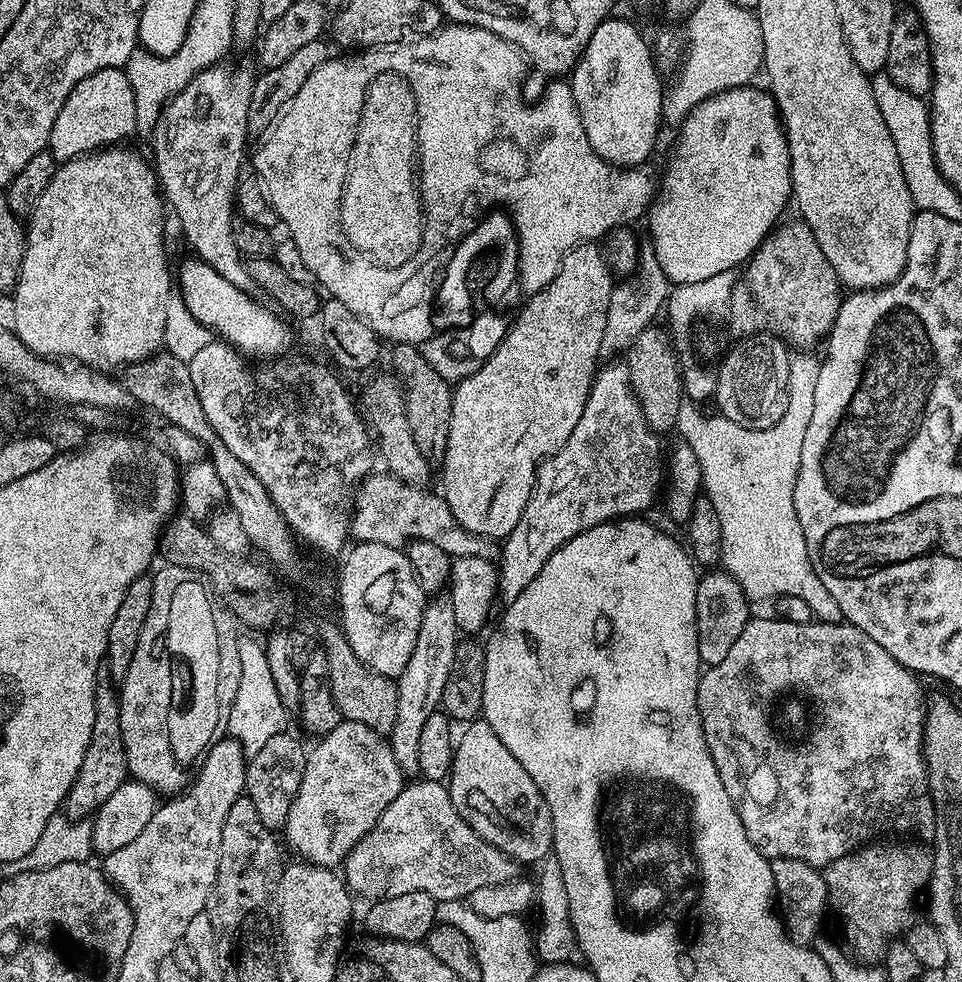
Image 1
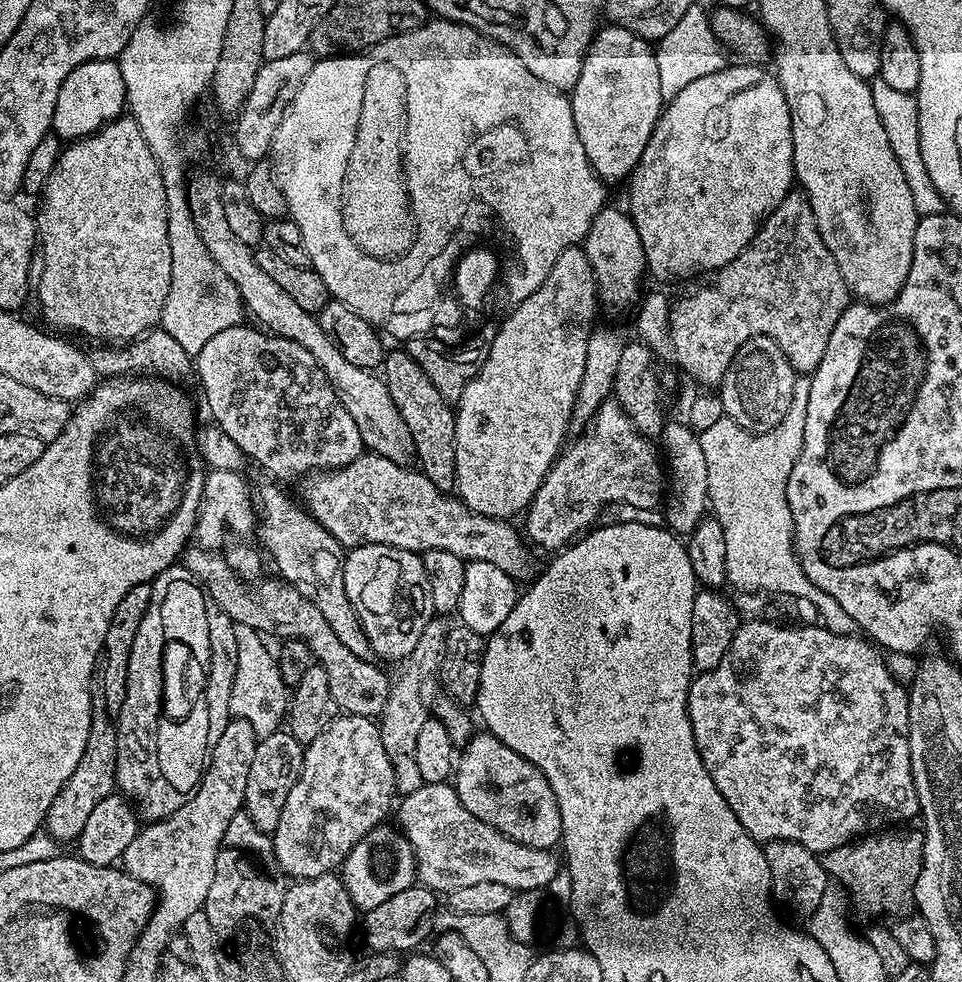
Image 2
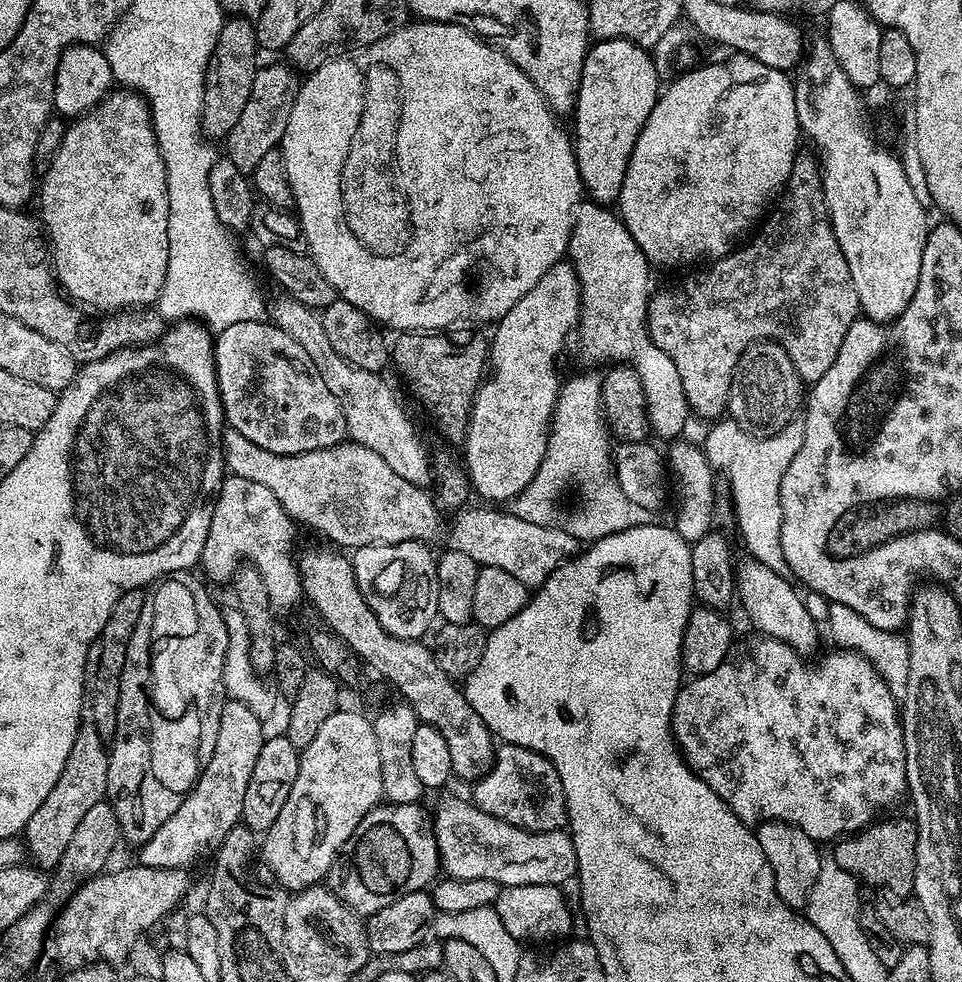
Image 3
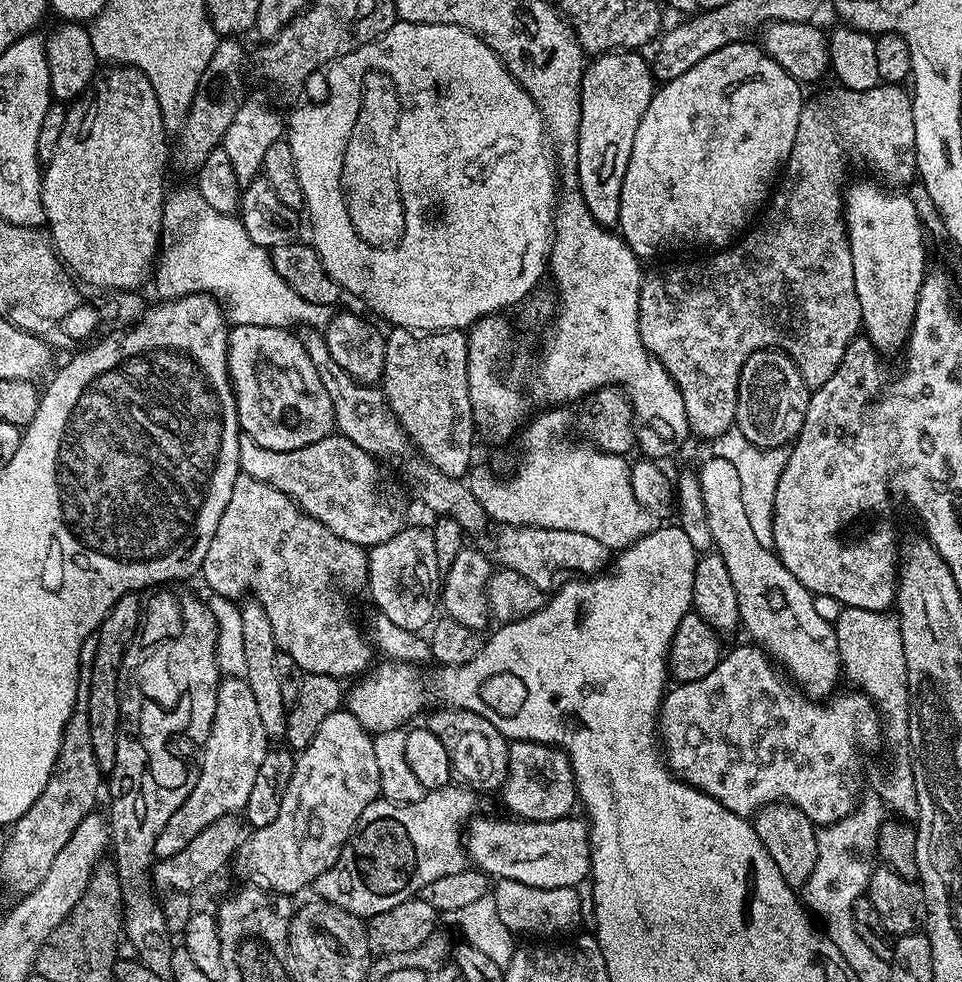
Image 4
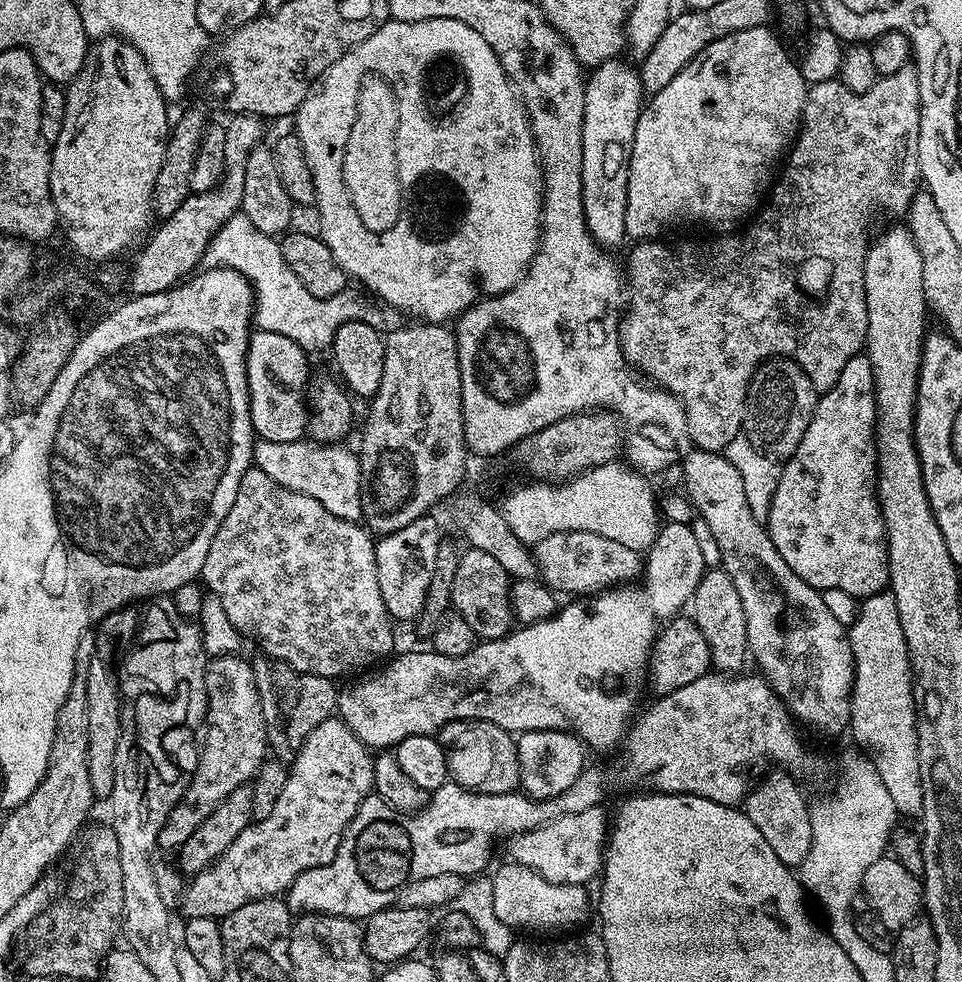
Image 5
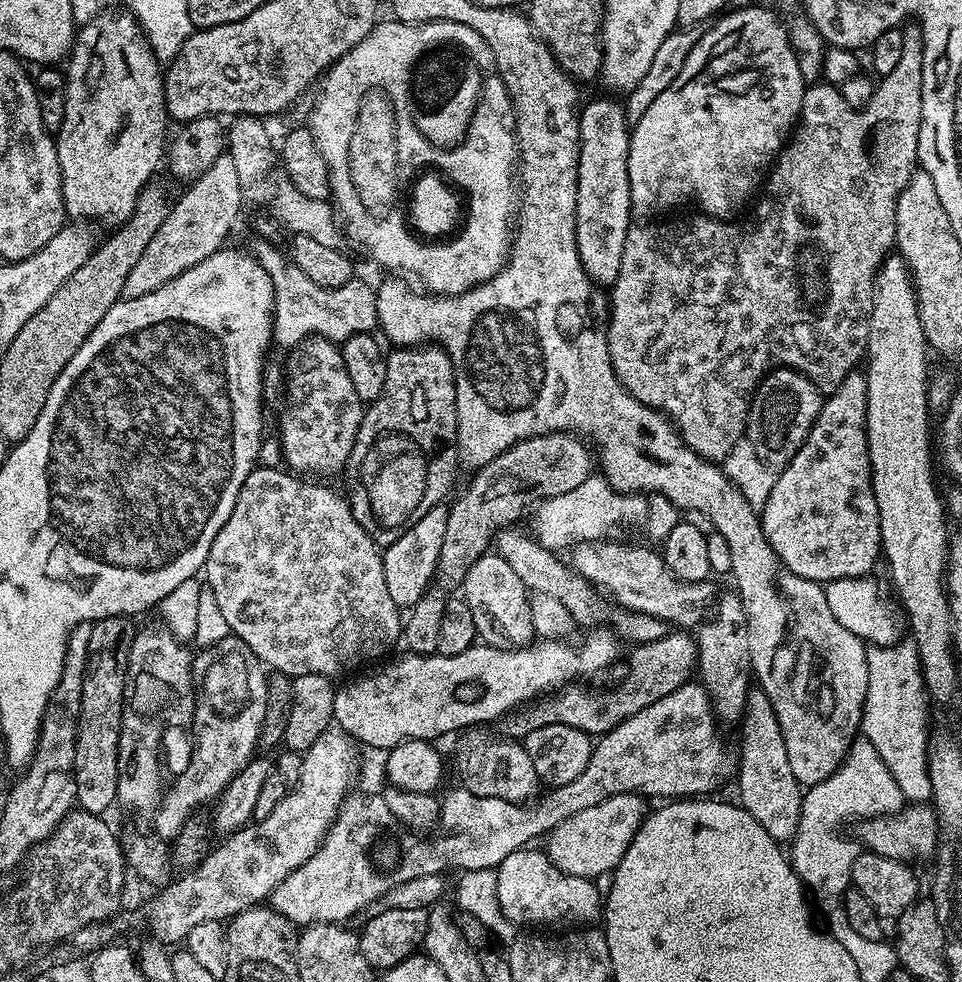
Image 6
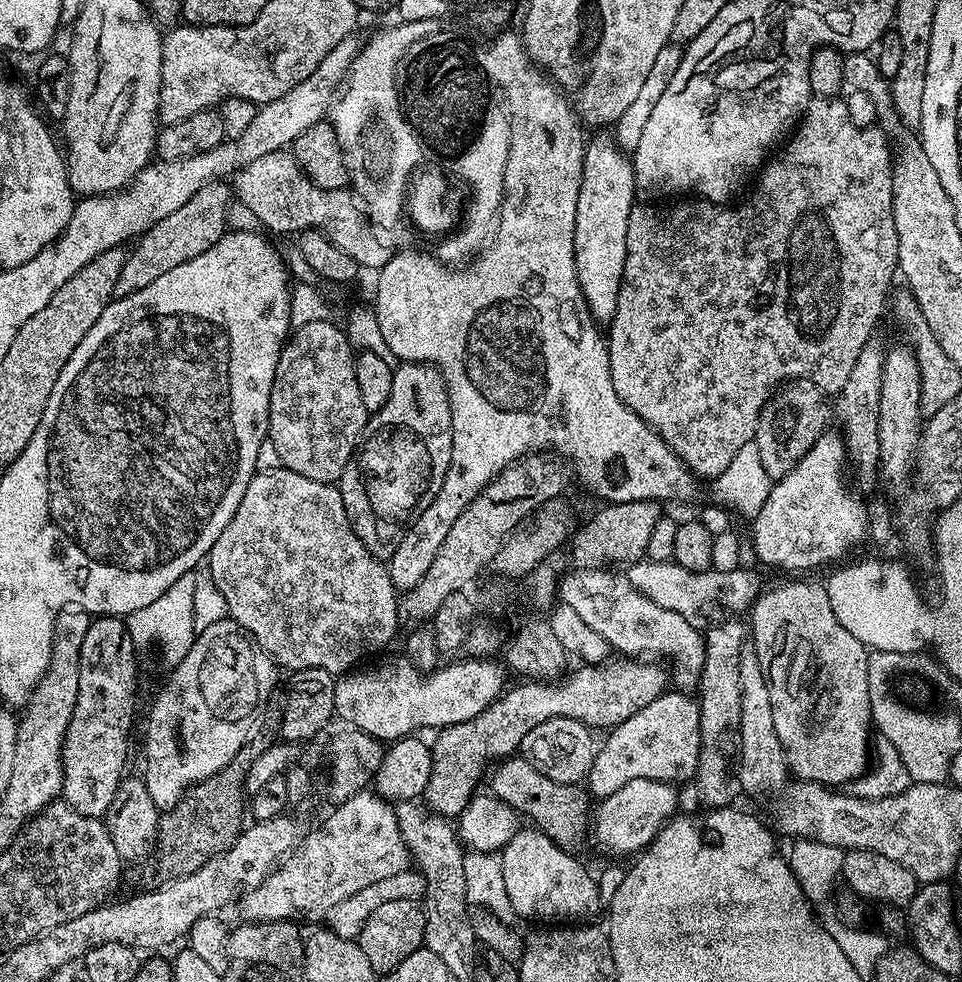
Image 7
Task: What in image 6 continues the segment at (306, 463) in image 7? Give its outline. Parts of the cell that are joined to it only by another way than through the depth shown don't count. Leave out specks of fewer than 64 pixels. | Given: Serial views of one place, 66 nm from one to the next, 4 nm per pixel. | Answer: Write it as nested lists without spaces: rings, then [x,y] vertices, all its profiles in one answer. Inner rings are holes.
[[[312,336],[289,356],[284,383],[288,408],[282,414],[278,432],[283,459],[291,469],[304,474],[341,471],[357,440],[364,401],[355,393],[340,348],[333,341]]]

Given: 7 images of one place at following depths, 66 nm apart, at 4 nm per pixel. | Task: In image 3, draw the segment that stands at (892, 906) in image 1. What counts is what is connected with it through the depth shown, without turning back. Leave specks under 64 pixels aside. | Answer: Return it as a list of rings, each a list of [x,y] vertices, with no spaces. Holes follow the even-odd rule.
[[[877,819],[867,828],[835,841],[831,859],[842,870],[846,870],[857,880],[868,884],[889,884],[895,895],[907,897],[912,892],[914,870],[916,869],[916,847],[918,830],[915,819],[884,820]]]

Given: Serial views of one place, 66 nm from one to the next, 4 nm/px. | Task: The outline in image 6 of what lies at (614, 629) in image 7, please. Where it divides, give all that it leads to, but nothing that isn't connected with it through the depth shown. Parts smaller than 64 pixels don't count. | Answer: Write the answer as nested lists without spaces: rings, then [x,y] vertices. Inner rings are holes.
[[[513,526],[497,532],[494,537],[494,552],[495,555],[506,558],[506,562],[510,562],[514,574],[518,574],[518,578],[522,578],[525,588],[533,593],[545,592],[552,595],[553,598],[558,598],[558,602],[562,602],[562,606],[566,606],[566,610],[570,610],[572,619],[577,625],[607,622],[623,639],[625,636],[626,639],[632,640],[631,642],[636,644],[648,644],[650,641],[664,636],[665,621],[658,619],[657,616],[647,616],[644,612],[633,612],[620,606],[611,608],[607,604],[609,601],[605,599],[599,588],[595,588],[589,580],[583,580],[582,577],[571,571],[569,565],[561,557],[561,561],[556,557],[559,555],[555,551],[542,547],[531,535],[523,536],[518,529],[519,527]]]

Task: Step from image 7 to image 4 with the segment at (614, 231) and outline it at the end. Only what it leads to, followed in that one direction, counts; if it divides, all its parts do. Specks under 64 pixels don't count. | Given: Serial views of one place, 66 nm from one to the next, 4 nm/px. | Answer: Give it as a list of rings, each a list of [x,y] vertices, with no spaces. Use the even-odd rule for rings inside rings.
[[[636,50],[605,52],[585,67],[580,83],[582,122],[578,130],[576,173],[580,179],[580,193],[586,206],[590,206],[590,214],[605,226],[619,225],[622,178],[626,178],[634,134],[638,134],[642,114],[646,114],[646,106],[650,106],[652,101],[652,66],[640,55]]]

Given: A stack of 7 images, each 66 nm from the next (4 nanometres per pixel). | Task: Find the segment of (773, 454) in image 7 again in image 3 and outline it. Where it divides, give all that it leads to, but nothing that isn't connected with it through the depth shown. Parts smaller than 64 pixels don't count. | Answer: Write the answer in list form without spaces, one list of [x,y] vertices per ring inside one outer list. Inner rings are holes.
[[[761,342],[752,344],[738,358],[728,395],[727,415],[750,434],[773,436],[797,419],[805,400],[801,378],[786,350],[781,344]]]

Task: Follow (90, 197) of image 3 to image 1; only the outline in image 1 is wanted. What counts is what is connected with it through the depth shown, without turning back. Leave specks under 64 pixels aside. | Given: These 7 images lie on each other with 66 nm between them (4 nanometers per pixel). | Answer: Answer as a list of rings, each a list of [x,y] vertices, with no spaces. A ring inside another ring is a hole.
[[[113,146],[111,148],[102,148],[98,152],[87,152],[85,156],[79,156],[73,160],[65,160],[57,167],[54,178],[50,178],[50,182],[46,185],[46,190],[42,190],[42,194],[38,198],[38,202],[32,205],[30,215],[26,220],[26,235],[24,257],[21,260],[19,283],[14,288],[14,295],[16,297],[12,300],[12,321],[11,327],[14,329],[16,336],[23,341],[24,345],[31,350],[34,355],[41,358],[55,358],[60,362],[75,362],[78,364],[87,364],[89,368],[95,368],[97,372],[105,374],[112,374],[117,370],[123,370],[130,364],[137,364],[148,357],[155,356],[156,353],[161,351],[164,343],[164,331],[166,330],[166,308],[167,302],[174,295],[174,272],[168,269],[168,256],[164,253],[164,212],[166,213],[166,204],[162,199],[162,189],[158,183],[158,177],[154,171],[153,165],[148,164],[135,152],[132,148],[124,148],[128,146]]]

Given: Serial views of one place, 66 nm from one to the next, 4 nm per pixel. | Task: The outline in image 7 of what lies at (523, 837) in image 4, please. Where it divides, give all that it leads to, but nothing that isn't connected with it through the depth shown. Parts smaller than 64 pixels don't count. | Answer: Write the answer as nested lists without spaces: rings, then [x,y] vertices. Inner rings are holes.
[[[634,778],[634,782],[626,782],[622,790],[614,790],[614,794],[603,797],[595,805],[594,819],[590,824],[591,835],[596,835],[597,842],[616,856],[631,857],[643,852],[660,829],[677,815],[676,791],[673,785],[648,778]]]

